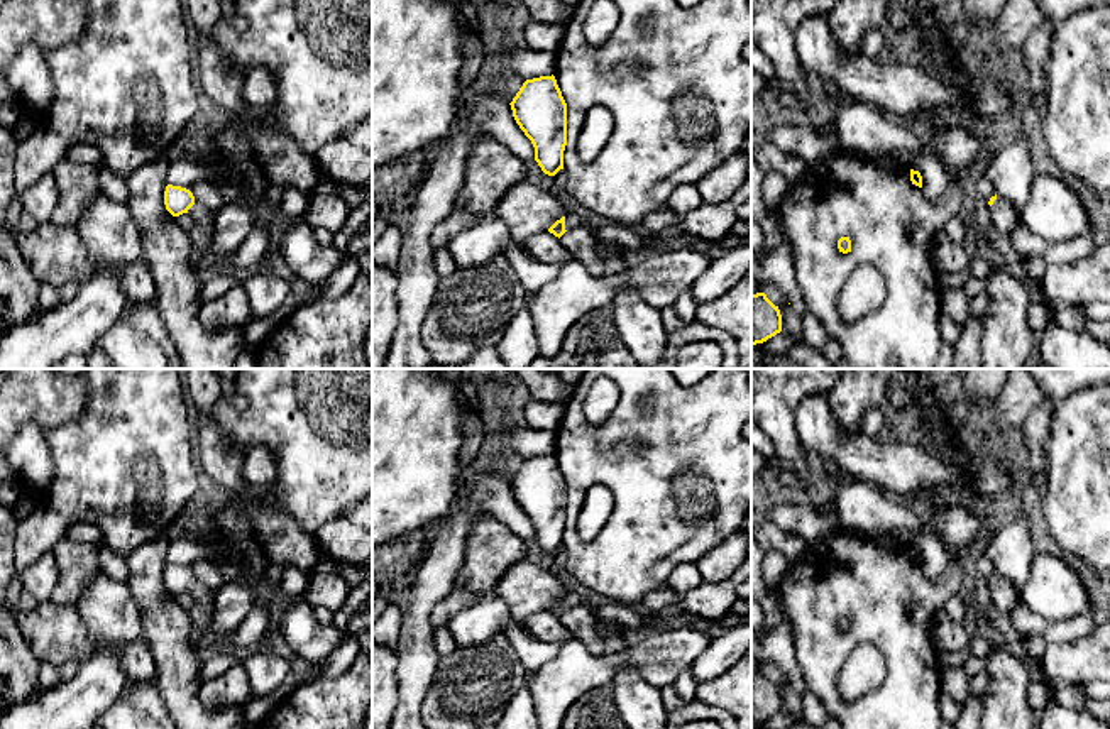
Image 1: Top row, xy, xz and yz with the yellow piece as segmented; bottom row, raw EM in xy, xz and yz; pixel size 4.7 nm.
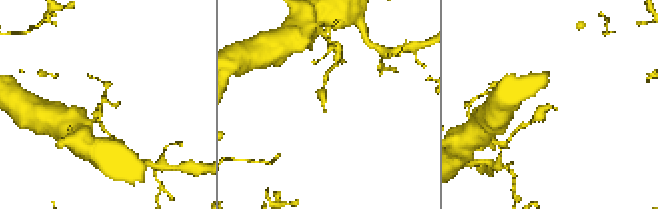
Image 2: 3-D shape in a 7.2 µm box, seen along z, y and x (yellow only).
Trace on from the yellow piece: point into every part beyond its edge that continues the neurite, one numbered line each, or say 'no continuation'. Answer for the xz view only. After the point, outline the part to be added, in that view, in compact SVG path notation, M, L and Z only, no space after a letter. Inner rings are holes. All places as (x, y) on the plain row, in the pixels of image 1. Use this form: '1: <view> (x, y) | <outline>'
1: xz (581, 621) | M570 607L560 616L560 622L582 641L592 653L614 655L629 648L626 638L616 638L589 607Z

